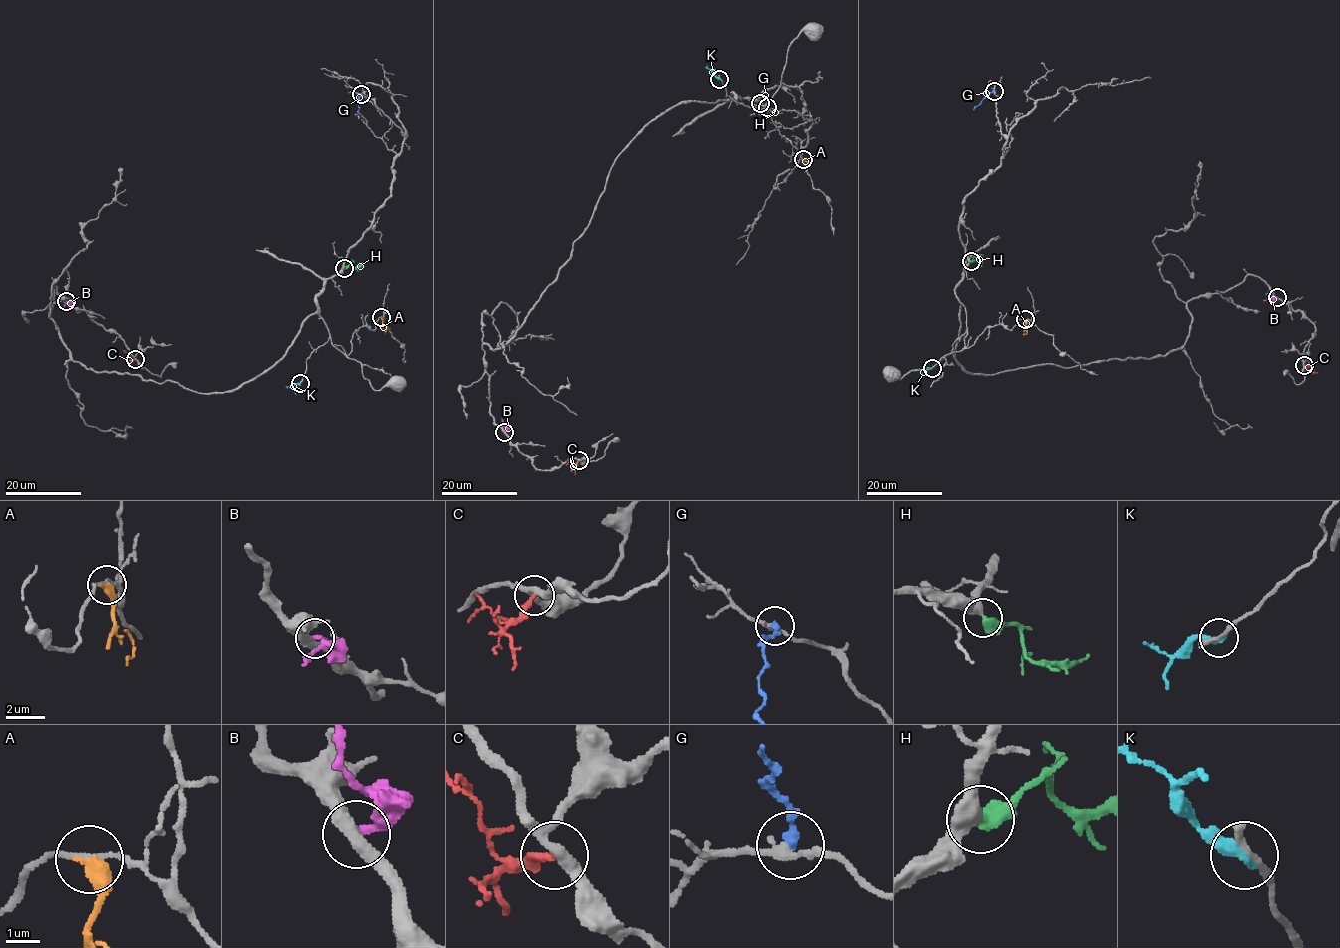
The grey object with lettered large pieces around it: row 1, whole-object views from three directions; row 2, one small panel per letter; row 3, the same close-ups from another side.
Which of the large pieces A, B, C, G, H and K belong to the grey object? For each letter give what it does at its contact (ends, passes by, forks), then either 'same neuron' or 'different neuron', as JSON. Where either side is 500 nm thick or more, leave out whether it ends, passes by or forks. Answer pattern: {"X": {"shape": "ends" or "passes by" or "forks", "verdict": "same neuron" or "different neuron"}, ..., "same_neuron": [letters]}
{"A": {"shape": "ends", "verdict": "different neuron"}, "B": {"shape": "ends", "verdict": "different neuron"}, "C": {"shape": "ends", "verdict": "different neuron"}, "G": {"shape": "ends", "verdict": "different neuron"}, "H": {"verdict": "same neuron"}, "K": {"shape": "ends", "verdict": "different neuron"}, "same_neuron": ["H"]}

